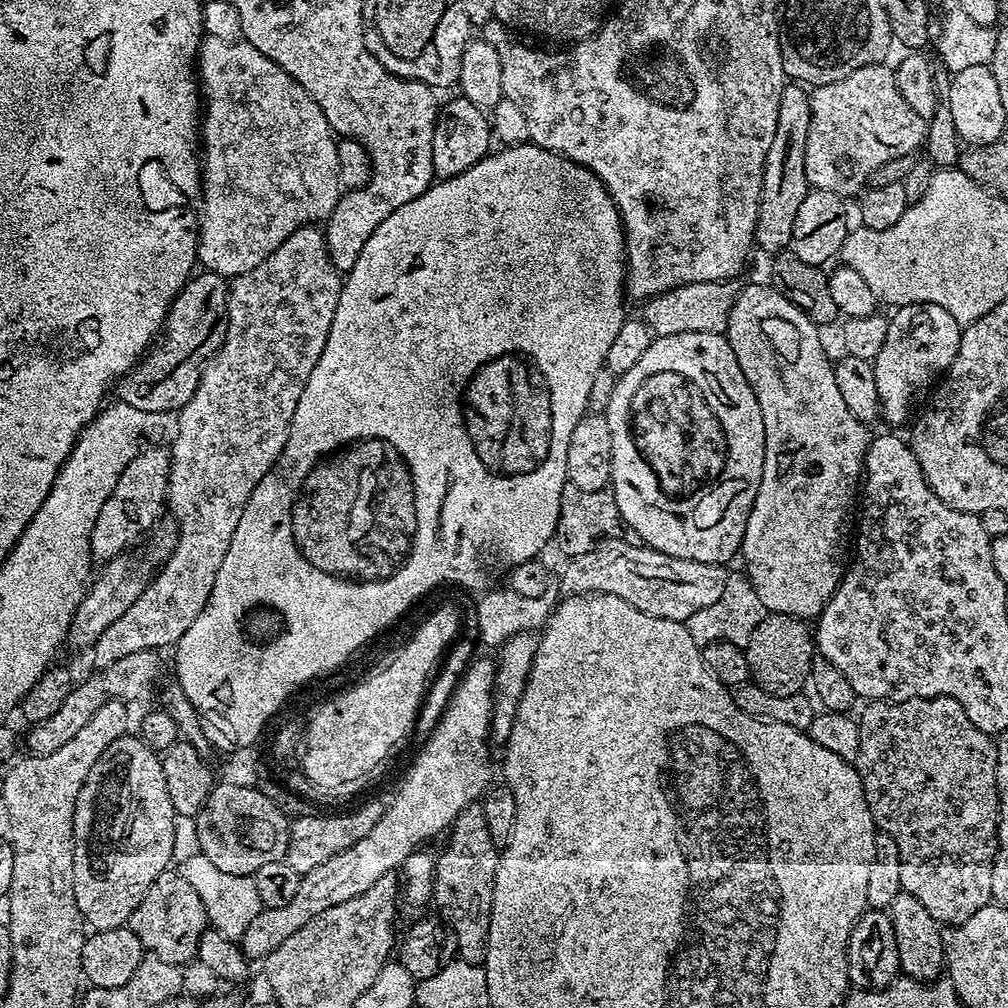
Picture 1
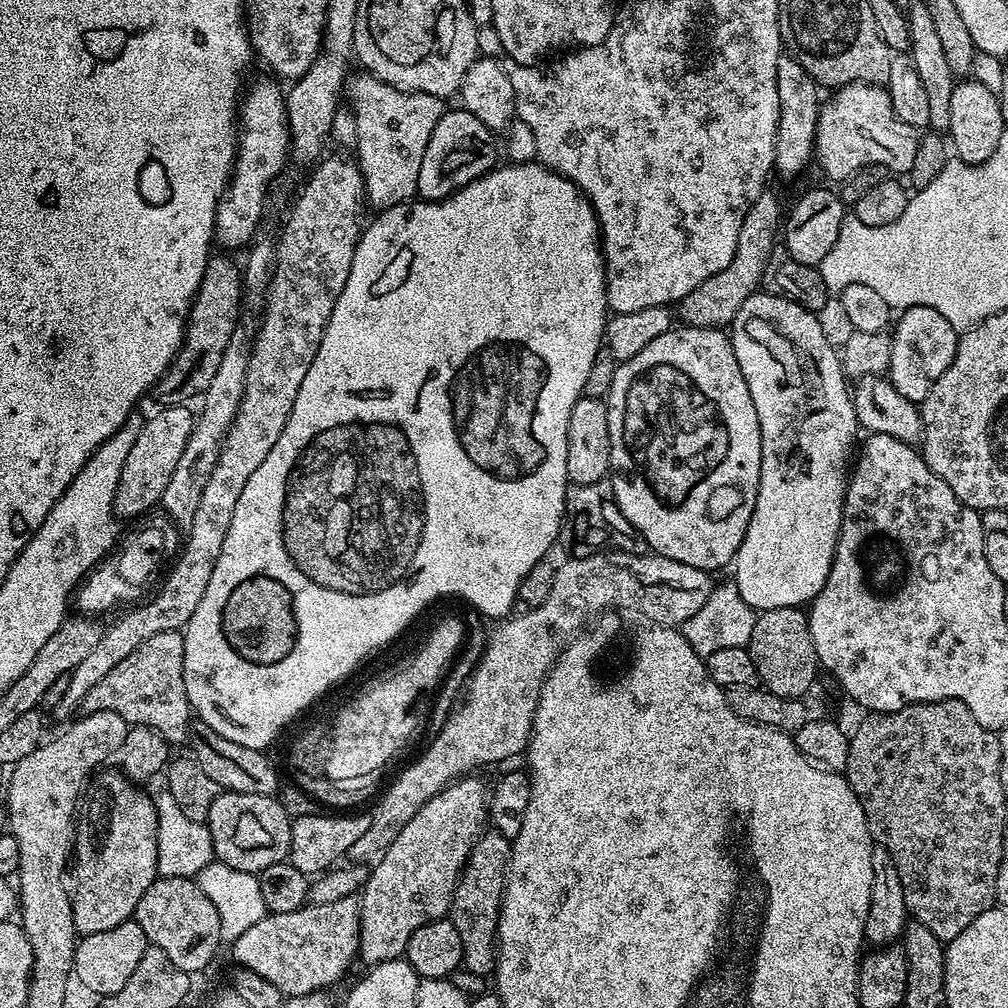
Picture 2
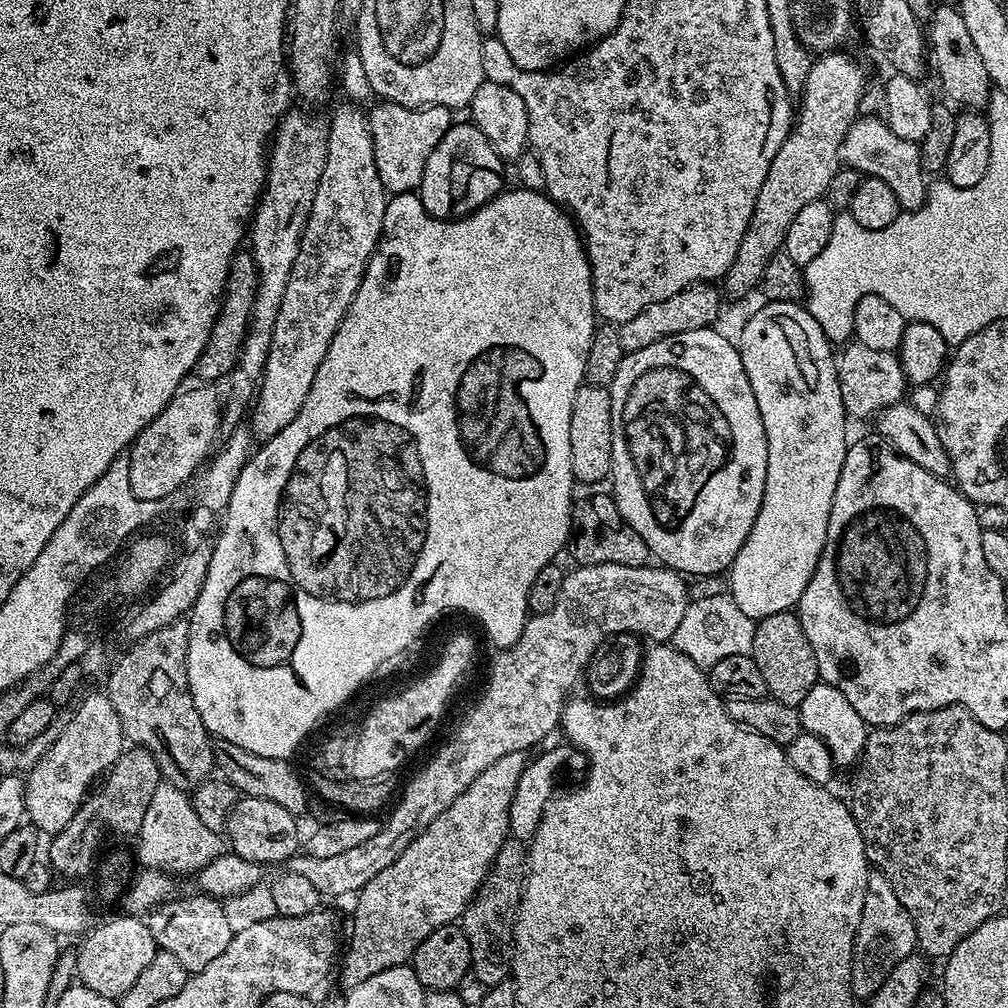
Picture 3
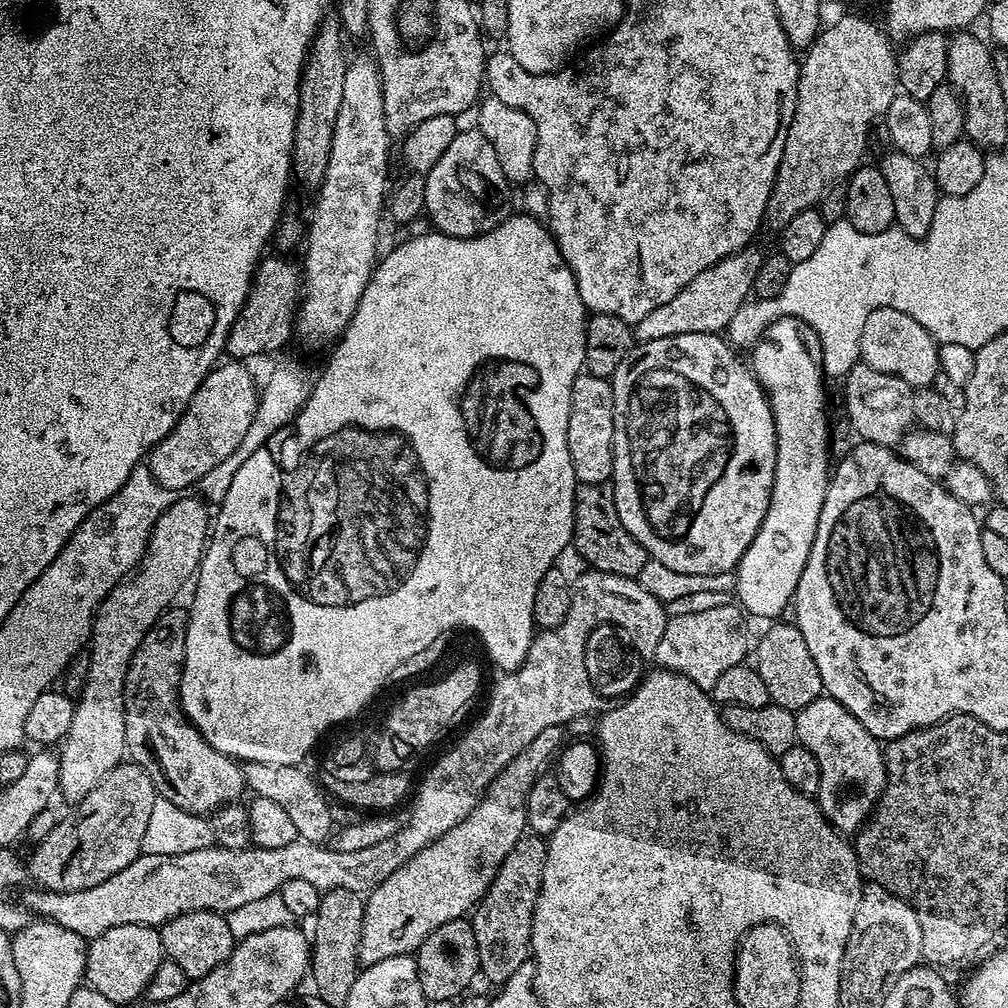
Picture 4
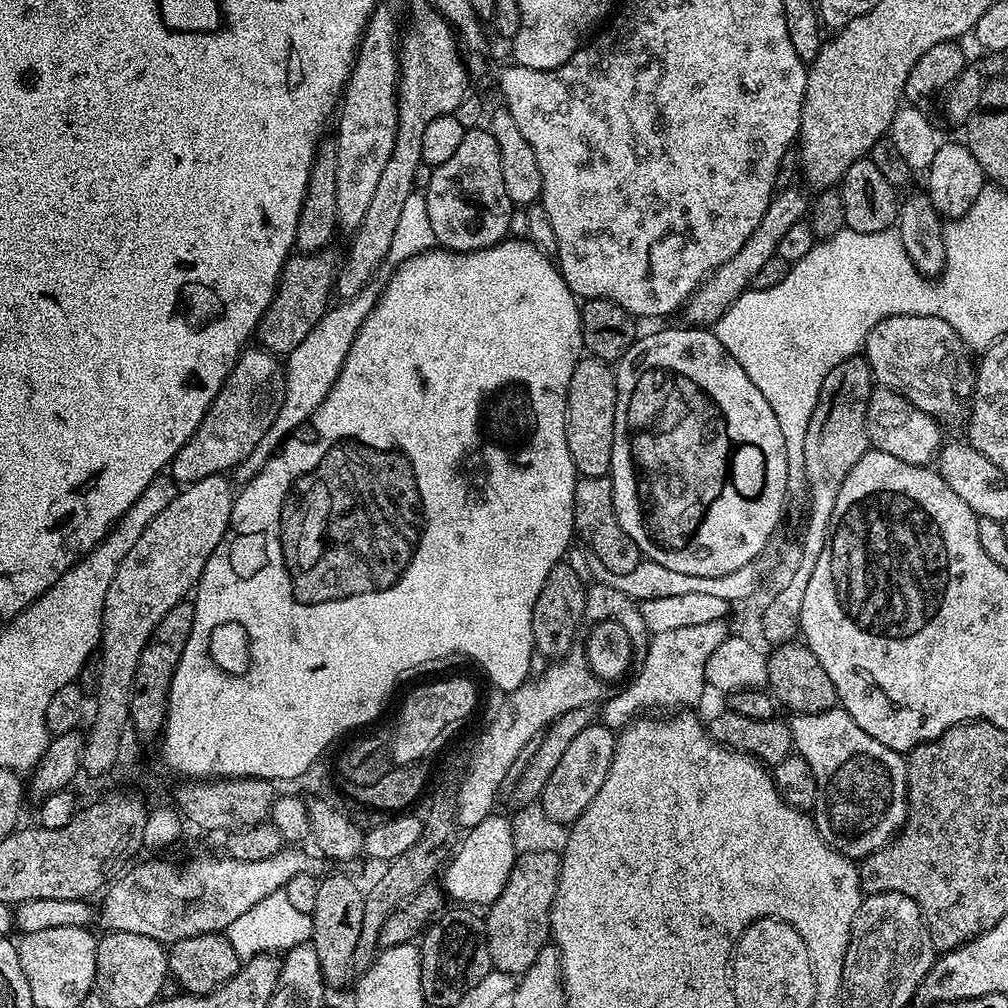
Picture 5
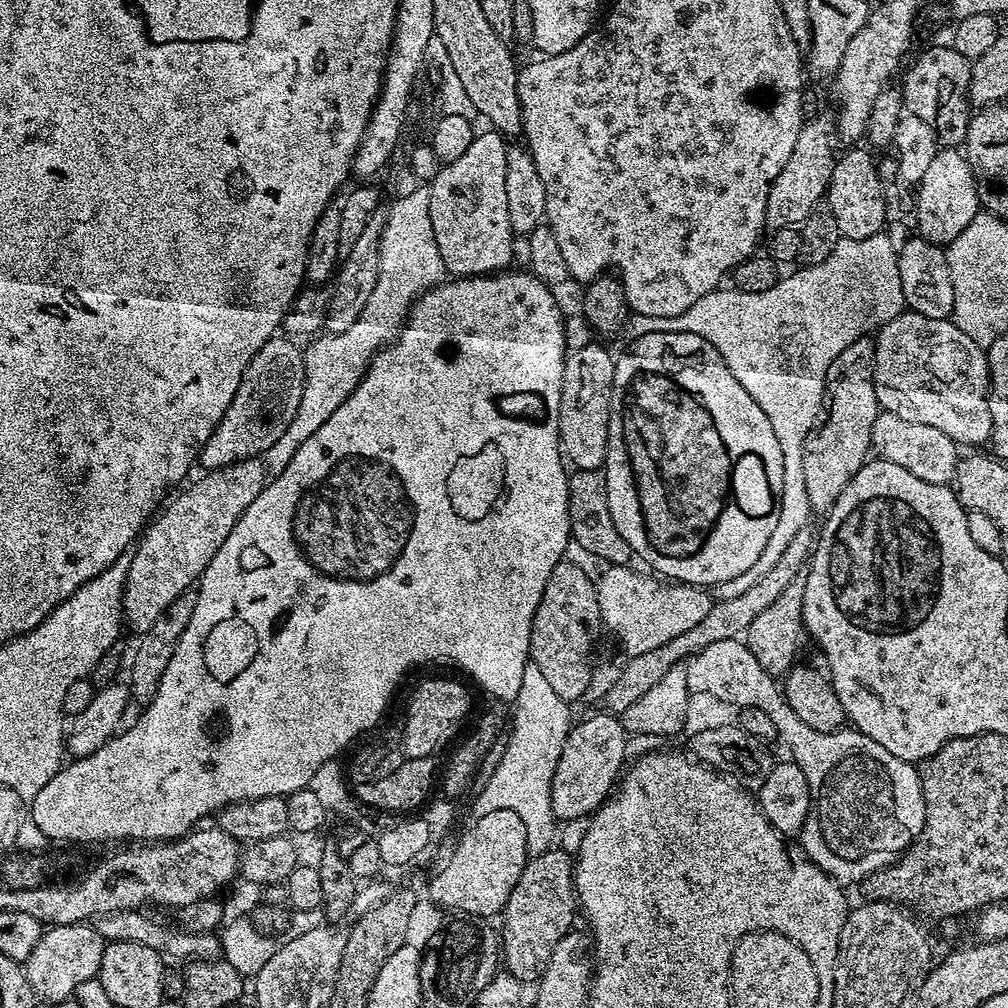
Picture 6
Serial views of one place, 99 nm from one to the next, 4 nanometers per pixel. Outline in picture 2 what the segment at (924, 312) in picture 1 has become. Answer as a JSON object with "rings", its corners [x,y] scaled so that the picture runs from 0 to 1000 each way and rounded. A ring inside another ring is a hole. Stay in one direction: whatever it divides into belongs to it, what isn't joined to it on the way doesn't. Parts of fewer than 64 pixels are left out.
{"rings":[[[907,304],[906,306],[898,306],[892,311],[893,318],[884,326],[885,346],[883,347],[883,363],[881,364],[879,373],[885,378],[887,387],[899,395],[903,400],[913,402],[919,395],[919,391],[923,391],[923,387],[927,383],[927,379],[931,379],[931,375],[942,363],[942,359],[948,350],[948,338],[950,330],[948,326],[942,323],[942,319],[938,319],[938,315],[935,315],[935,312],[931,312],[931,308],[923,308],[923,304]]]}

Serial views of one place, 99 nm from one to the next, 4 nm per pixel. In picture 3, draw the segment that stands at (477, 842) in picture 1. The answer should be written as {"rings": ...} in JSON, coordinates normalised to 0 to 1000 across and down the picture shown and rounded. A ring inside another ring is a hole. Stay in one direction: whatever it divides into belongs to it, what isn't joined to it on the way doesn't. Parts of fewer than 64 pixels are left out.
{"rings":[[[503,832],[488,852],[482,871],[476,876],[472,890],[460,901],[454,916],[466,935],[468,951],[467,967],[480,976],[481,981],[501,975],[508,962],[508,920],[518,891],[520,870],[524,859],[524,843],[521,834]]]}

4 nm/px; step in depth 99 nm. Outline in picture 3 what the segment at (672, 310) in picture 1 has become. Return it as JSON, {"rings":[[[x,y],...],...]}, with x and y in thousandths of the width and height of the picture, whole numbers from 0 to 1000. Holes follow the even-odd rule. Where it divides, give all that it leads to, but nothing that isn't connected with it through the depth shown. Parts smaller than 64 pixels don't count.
{"rings":[[[833,50],[824,51],[807,63],[786,129],[776,141],[772,153],[768,153],[764,169],[760,169],[760,181],[756,181],[756,188],[752,188],[748,212],[744,212],[736,244],[732,244],[732,252],[722,273],[717,275],[716,286],[721,293],[723,290],[726,294],[738,294],[753,287],[764,256],[771,254],[778,245],[784,220],[788,220],[788,215],[799,204],[804,204],[804,200],[820,191],[827,173],[831,173],[835,165],[833,146],[843,125],[851,117],[853,98],[857,95],[857,71],[851,61],[836,54]]]}

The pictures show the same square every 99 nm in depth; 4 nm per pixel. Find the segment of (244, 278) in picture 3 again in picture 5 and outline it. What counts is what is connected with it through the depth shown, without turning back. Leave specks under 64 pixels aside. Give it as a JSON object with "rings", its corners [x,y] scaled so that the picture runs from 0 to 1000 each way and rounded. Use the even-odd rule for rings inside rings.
{"rings":[[[329,248],[287,254],[274,281],[272,296],[256,322],[256,337],[258,333],[257,340],[263,348],[278,355],[285,354],[294,346],[296,339],[315,323],[327,305],[325,293],[330,293],[334,269],[335,254],[333,258]]]}

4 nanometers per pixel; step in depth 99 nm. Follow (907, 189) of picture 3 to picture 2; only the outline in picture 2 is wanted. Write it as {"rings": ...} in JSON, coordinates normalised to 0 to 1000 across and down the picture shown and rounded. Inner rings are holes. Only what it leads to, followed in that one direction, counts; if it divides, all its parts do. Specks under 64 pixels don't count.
{"rings":[[[845,82],[830,86],[825,96],[813,104],[813,116],[810,126],[809,162],[828,181],[836,181],[843,173],[864,163],[878,163],[882,172],[897,173],[907,165],[907,153],[911,153],[910,128],[904,127],[887,113],[887,105],[881,96],[880,86],[871,83]]]}

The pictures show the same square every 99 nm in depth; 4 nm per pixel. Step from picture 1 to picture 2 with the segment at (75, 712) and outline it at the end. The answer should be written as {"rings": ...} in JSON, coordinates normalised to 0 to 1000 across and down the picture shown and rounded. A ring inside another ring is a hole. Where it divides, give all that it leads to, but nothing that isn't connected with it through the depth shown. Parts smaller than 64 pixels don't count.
{"rings":[[[176,625],[174,627],[158,627],[153,629],[153,633],[145,633],[133,649],[125,649],[101,677],[97,677],[85,688],[85,692],[79,697],[79,706],[83,710],[88,710],[94,706],[112,706],[117,708],[127,717],[128,720],[143,718],[147,722],[152,722],[163,730],[168,739],[183,738],[187,733],[187,724],[192,714],[190,697],[187,695],[185,688],[185,677],[183,676],[183,628]]]}

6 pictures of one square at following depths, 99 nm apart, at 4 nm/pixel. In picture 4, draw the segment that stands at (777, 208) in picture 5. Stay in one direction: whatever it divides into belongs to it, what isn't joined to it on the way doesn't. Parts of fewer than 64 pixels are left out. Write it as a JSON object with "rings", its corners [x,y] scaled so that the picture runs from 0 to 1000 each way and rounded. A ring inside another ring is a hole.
{"rings":[[[750,244],[737,246],[735,250],[724,252],[708,264],[696,268],[688,280],[681,280],[665,300],[653,304],[641,312],[629,323],[629,333],[635,339],[649,339],[649,335],[673,335],[673,331],[714,331],[724,323],[728,312],[737,302],[743,301],[747,293],[748,276],[756,264],[759,251]]]}

